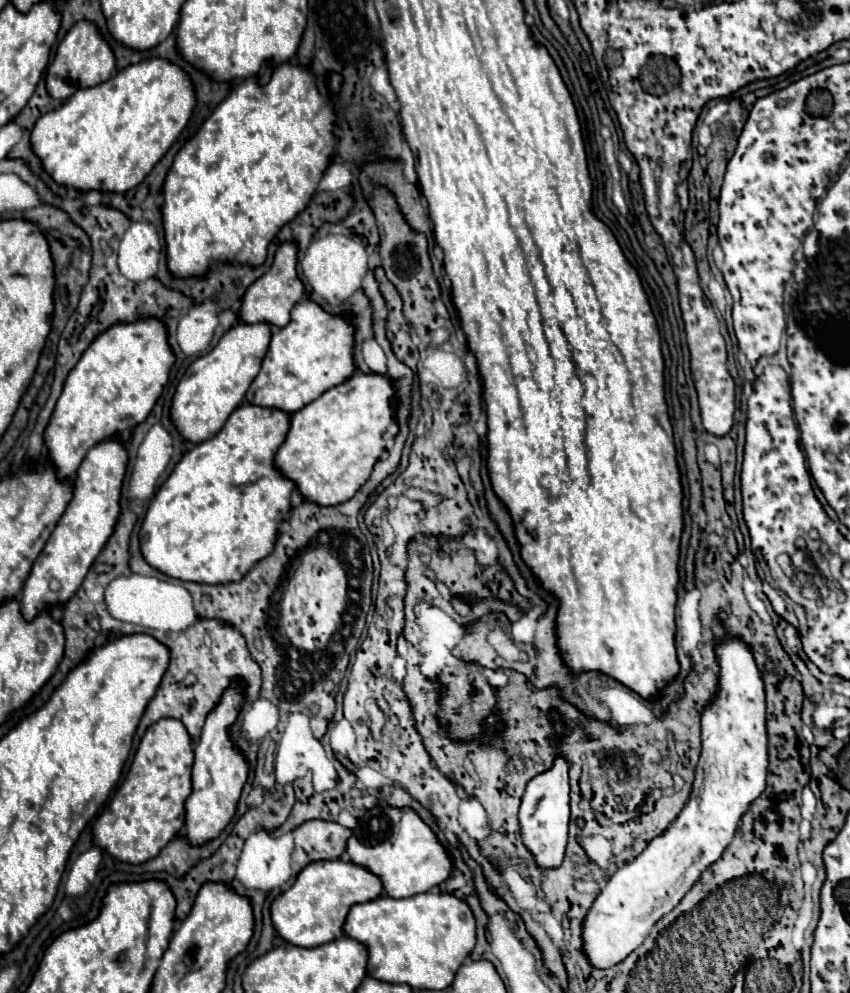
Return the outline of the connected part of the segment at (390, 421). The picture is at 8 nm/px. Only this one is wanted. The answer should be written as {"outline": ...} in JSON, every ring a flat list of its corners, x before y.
{"outline":[[356,371,350,379,328,389,318,399,292,415,292,427,288,429,286,441,280,445,280,451,276,453,276,467,280,467,280,471,284,471,284,475,288,475,288,479,296,483,296,489,304,499,320,503,320,507,344,503,352,499,352,495,368,481,368,475,386,449,386,443,390,443,398,433,398,425,390,407,392,393,392,383,386,375,364,375]]}

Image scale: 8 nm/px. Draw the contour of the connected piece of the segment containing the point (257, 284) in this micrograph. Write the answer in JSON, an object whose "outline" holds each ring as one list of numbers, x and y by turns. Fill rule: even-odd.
{"outline":[[282,243,274,255,274,265,266,275,262,275,258,281,254,281,248,291,242,297,242,305,238,311,238,317,242,323,268,323,276,327,284,327,290,319,290,309,302,299,304,287,296,273,296,245,294,243]]}

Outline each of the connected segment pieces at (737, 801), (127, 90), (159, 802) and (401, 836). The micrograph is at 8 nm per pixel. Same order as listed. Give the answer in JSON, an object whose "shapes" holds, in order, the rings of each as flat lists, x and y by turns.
{"shapes":[[[716,619,716,661,720,667,718,675,718,691,714,699,702,711,702,755,696,767,696,777,692,785,692,793,688,803,682,807,678,817,670,823,670,827,652,839,648,847,632,861,618,869,606,883,606,887,596,897,584,919,584,955,588,955,588,963,596,969,608,969,628,957,634,949,638,949,648,937,654,923,664,917,686,891,698,881,700,873,710,867,728,847,736,833,736,825,740,817,746,813,748,805,764,791,766,787,766,767,768,767,768,737,764,723,764,681,760,669,754,661,752,649,740,637,732,637,724,633,720,619]],[[144,59,96,87,76,91,56,111,42,115,30,133,30,147,58,185,84,193,124,193,142,183,170,149,194,105,192,83,178,65]],[[160,719,148,727,126,779,92,827,94,845,122,863,138,865,154,859,184,825,184,803,192,793,192,761,192,741,178,719]],[[372,807,364,813,346,843,346,853,354,865,374,873,392,899,426,893,450,877,452,861,432,833,432,829,412,811,396,807]]]}

